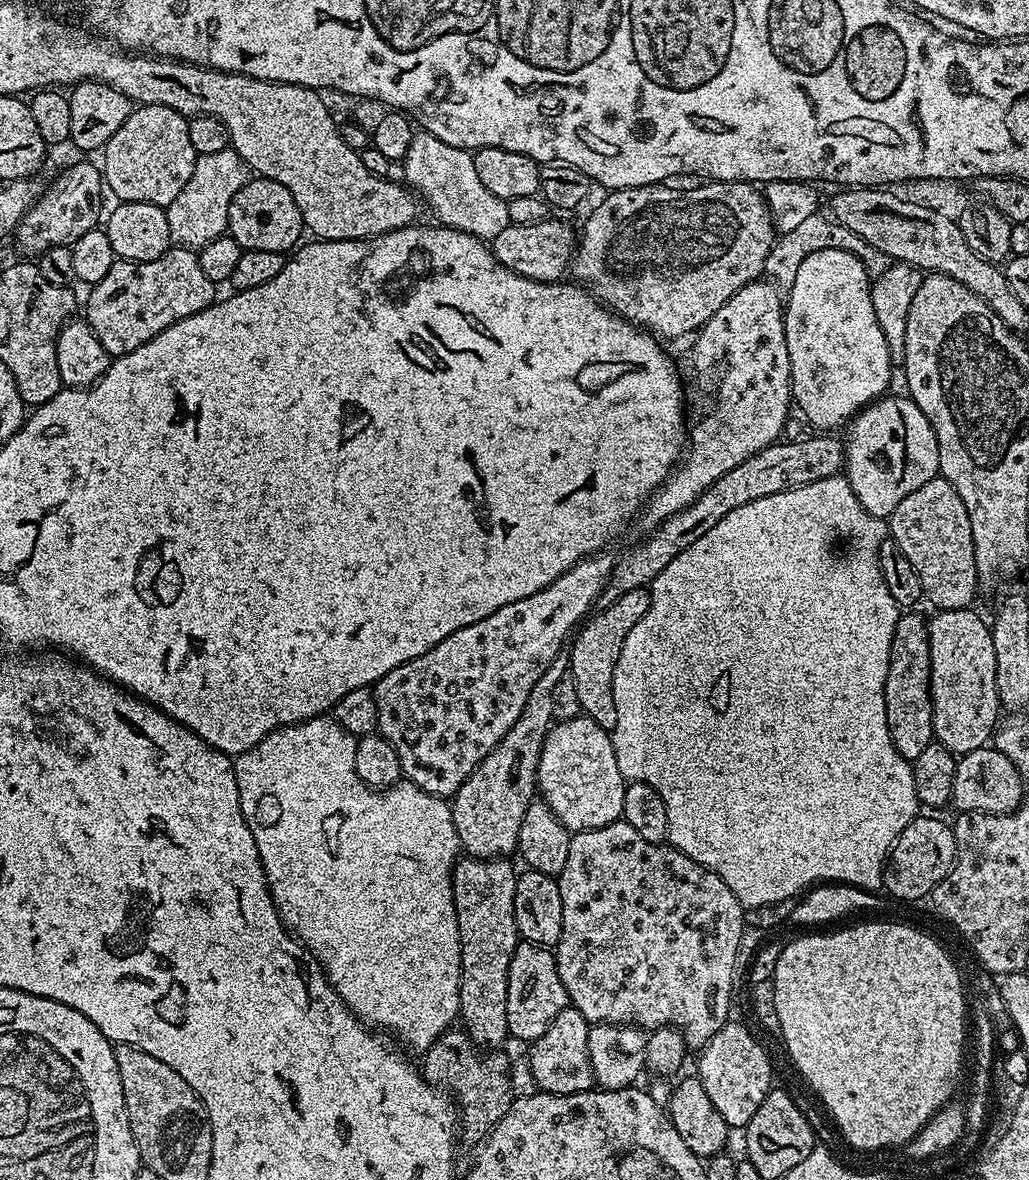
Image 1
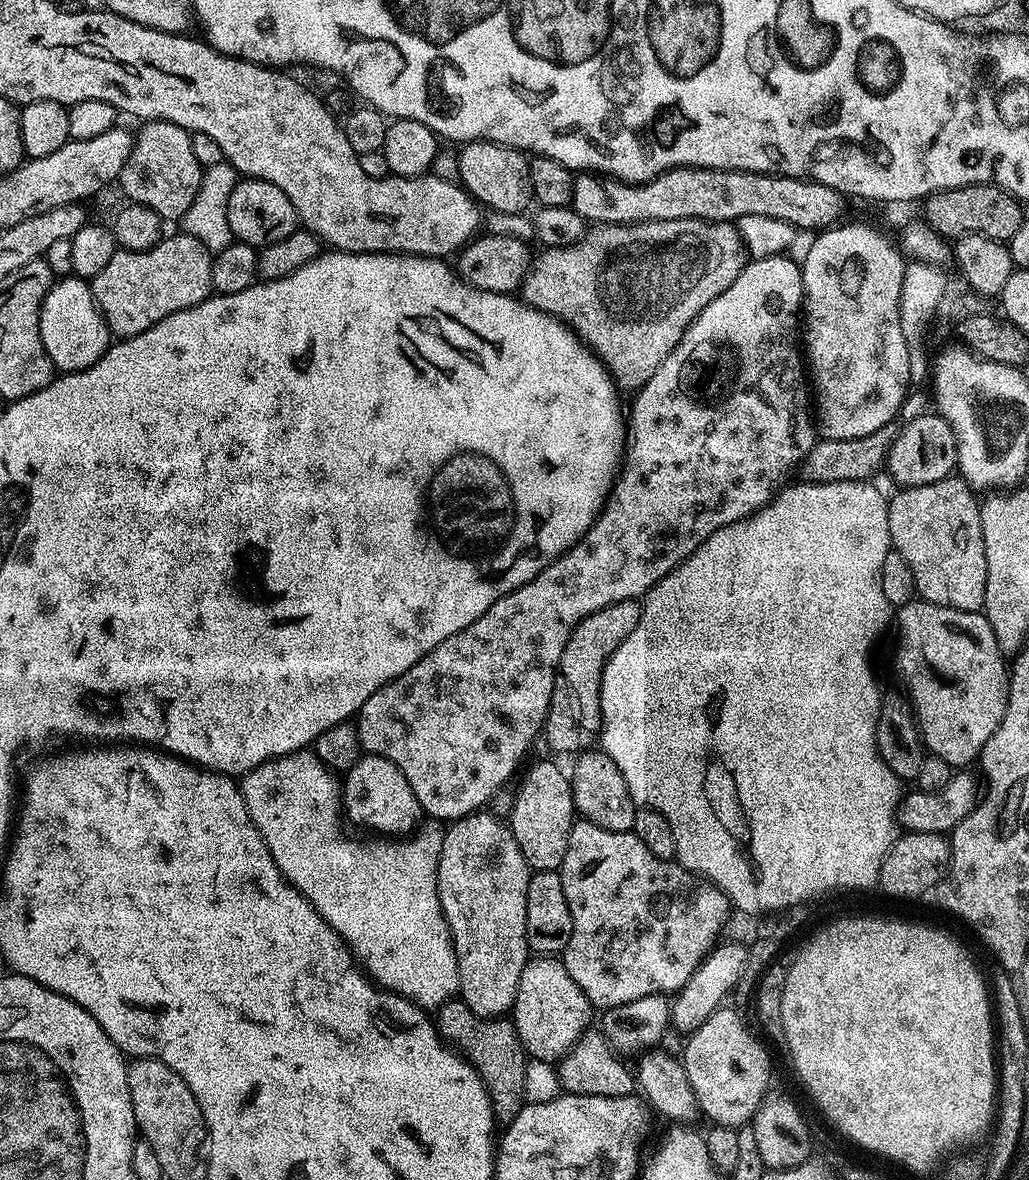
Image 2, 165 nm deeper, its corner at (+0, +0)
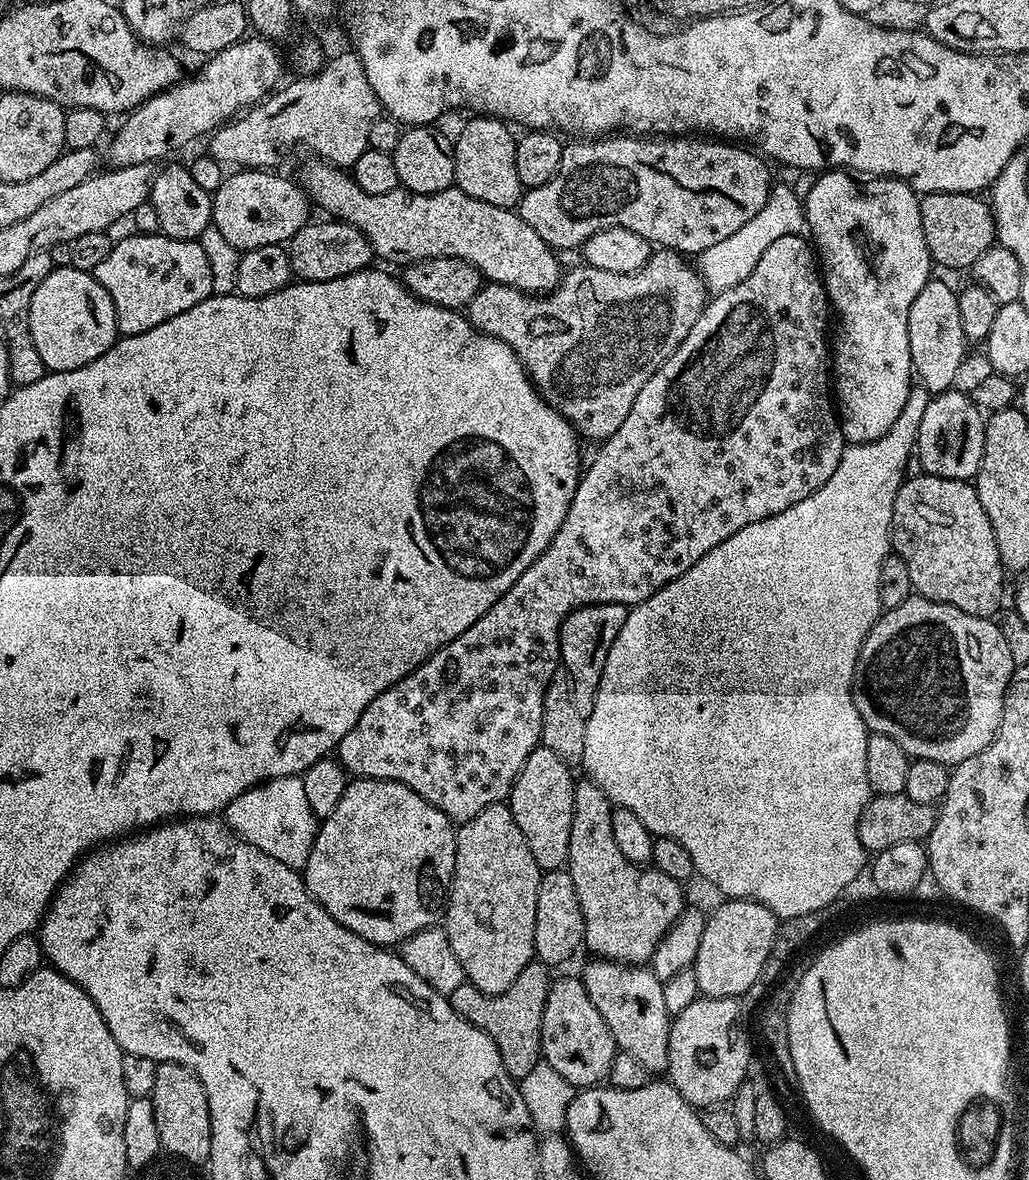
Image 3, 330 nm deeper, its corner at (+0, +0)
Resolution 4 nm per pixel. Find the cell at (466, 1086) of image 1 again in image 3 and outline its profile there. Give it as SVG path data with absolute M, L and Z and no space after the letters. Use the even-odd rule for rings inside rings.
M533 962L526 966L526 970L522 970L522 974L518 974L518 978L514 978L514 986L502 990L502 994L486 994L478 990L478 986L467 982L458 986L458 990L447 993L448 1001L457 1014L466 1018L466 1022L478 1026L478 1030L485 1032L494 1046L498 1046L498 1054L502 1054L502 1066L506 1066L512 1079L517 1082L542 1061L542 1016L553 982L548 972L549 965Z

